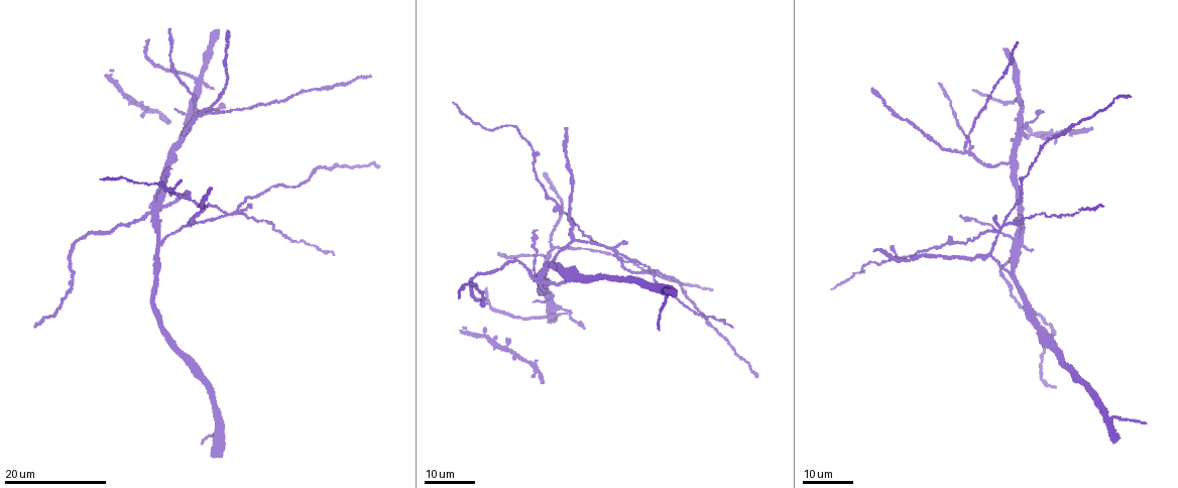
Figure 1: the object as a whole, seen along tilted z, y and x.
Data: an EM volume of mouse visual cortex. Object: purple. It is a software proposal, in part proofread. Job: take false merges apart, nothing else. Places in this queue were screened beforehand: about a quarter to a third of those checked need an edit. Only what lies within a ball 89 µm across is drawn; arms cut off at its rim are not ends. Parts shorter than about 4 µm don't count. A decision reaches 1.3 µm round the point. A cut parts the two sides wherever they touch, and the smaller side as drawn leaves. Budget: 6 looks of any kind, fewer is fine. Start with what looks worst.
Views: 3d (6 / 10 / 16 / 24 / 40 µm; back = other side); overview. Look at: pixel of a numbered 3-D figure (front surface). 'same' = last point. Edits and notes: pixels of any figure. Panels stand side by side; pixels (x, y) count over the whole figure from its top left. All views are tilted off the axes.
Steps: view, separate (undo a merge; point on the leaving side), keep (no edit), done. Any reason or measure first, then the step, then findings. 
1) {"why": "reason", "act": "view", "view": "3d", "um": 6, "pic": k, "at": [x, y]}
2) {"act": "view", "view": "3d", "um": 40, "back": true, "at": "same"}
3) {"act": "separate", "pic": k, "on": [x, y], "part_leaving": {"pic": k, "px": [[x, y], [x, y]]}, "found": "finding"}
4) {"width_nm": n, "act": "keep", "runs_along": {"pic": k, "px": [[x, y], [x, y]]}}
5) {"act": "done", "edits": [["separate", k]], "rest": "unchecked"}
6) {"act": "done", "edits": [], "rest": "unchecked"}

{"act": "view", "view": "3d", "um": 16, "pic": 1, "at": [1113, 418]}

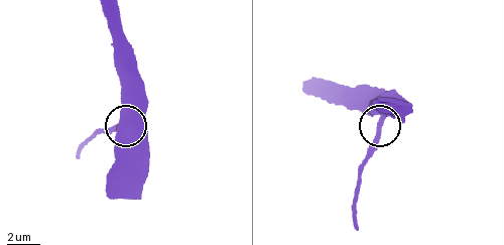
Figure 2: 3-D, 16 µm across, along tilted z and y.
{"act": "view", "view": "3d", "um": 6, "pic": 2, "at": [379, 121]}

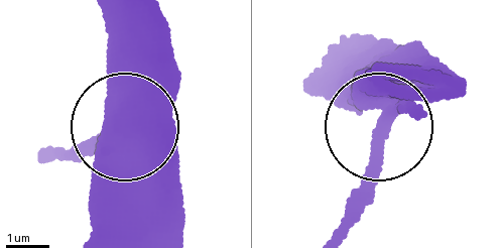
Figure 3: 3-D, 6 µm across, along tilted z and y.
{"side_arm_um": 5, "act": "keep", "found": "continuous, no second cell"}

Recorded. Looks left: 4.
{"why": "arms part here", "act": "view", "view": "3d", "um": 24, "pic": 1, "at": [575, 242]}

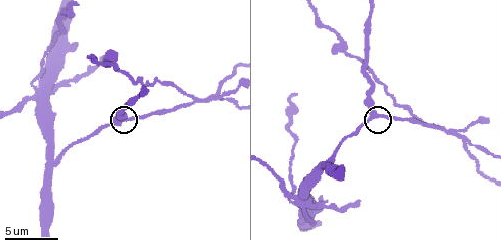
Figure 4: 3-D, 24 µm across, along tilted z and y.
{"why": "zoom in", "act": "view", "view": "3d", "um": 6, "pic": 4, "at": [378, 116]}

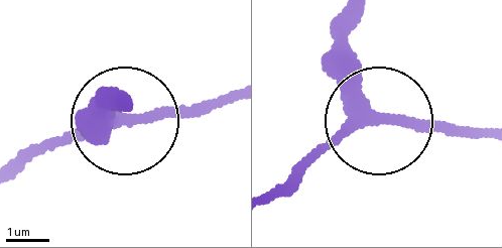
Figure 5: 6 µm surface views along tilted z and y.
{"width_nm": 310, "act": "keep", "found": "all the same cell"}

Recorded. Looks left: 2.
{"why": "three arms meet", "act": "view", "view": "3d", "um": 16, "pic": 4, "at": [310, 204]}

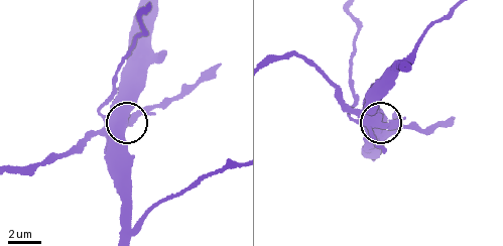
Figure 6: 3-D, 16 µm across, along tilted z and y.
{"act": "view", "view": "3d", "um": 16, "back": true, "pic": 6, "at": [377, 126]}

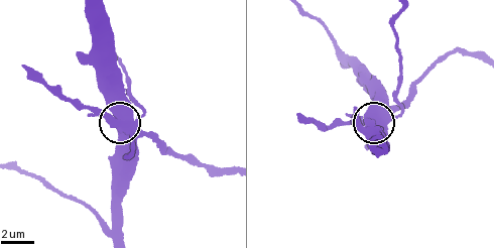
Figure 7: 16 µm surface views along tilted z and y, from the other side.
{"arms": 3, "act": "separate", "pic": 7, "on": [143, 110], "part_leaving": {"pic": 7, "px": [[131, 129], [142, 130], [174, 151], [204, 163], [228, 168]]}, "found": "two cells meet here"}

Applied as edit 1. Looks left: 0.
{"act": "done", "edits": [["separate", 7]], "rest": "unchecked"}

